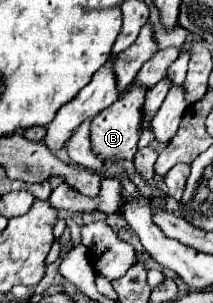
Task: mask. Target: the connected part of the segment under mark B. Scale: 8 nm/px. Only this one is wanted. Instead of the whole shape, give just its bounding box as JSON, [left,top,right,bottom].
[90,86,146,162]

